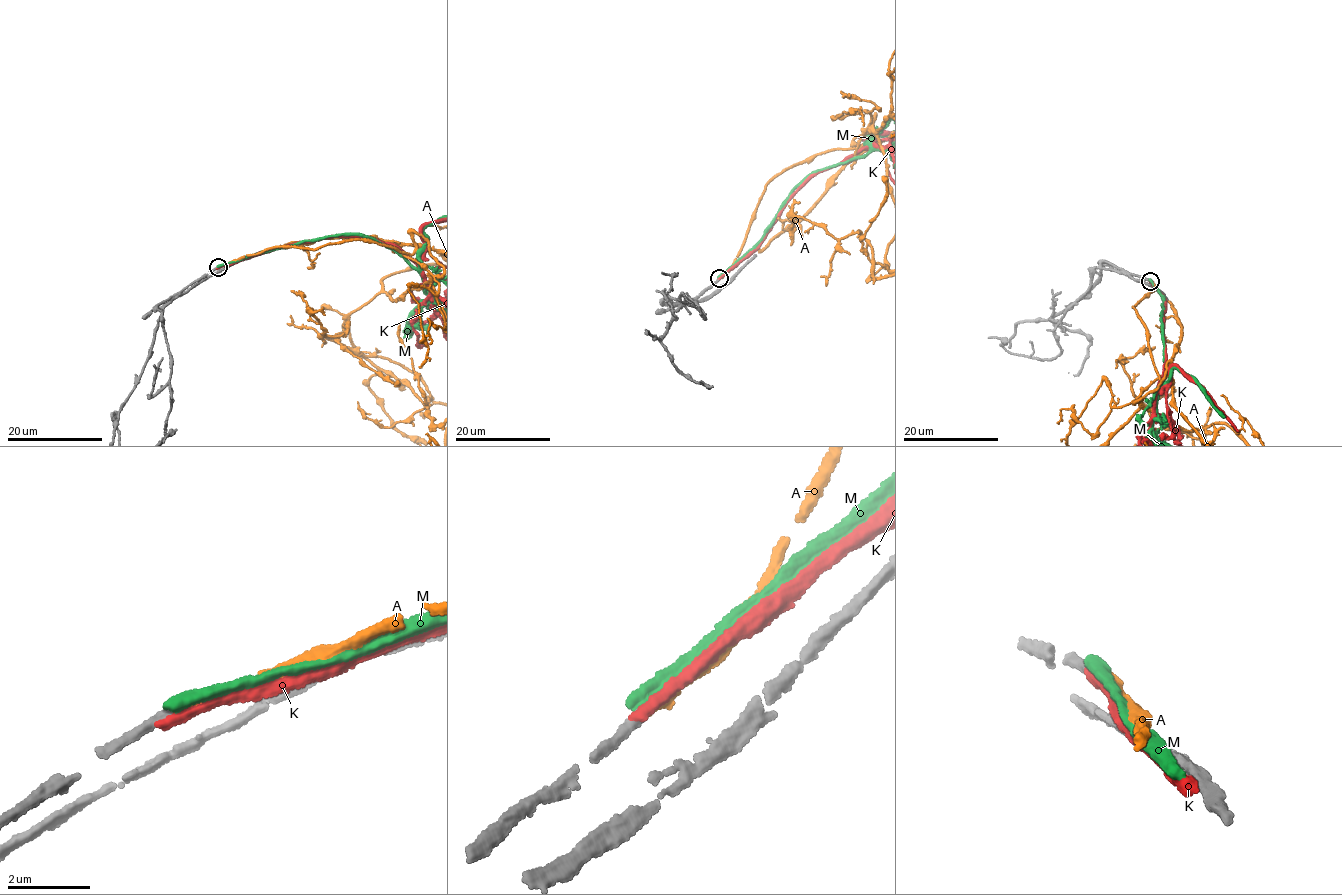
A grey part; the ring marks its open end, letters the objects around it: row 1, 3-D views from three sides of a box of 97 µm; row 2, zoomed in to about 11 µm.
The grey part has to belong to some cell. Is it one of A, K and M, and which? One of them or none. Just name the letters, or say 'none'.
A

